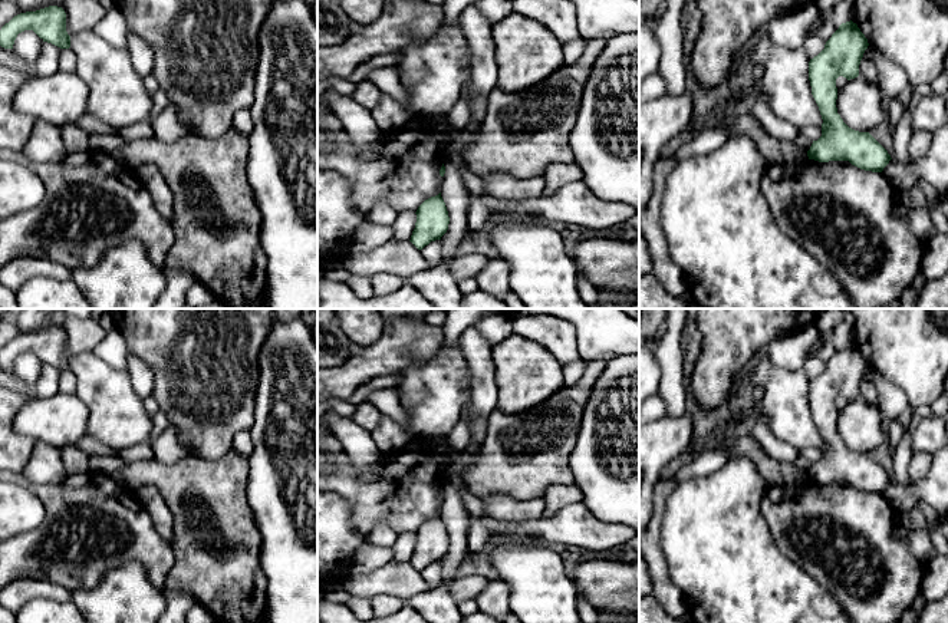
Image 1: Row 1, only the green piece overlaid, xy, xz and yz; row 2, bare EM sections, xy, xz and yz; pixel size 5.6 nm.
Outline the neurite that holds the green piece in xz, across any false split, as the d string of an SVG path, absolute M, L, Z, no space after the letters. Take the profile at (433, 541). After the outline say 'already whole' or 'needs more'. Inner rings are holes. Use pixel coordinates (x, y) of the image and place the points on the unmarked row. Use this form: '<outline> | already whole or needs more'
M441 514L425 521L415 535L417 544L409 563L418 571L422 571L431 563L441 561L447 554L450 538Z | already whole

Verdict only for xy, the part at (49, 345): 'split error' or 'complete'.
complete

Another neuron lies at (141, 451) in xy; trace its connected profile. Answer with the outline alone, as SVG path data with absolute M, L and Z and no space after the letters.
M151 442L136 444L124 449L116 449L116 455L125 462L136 462L154 458Z

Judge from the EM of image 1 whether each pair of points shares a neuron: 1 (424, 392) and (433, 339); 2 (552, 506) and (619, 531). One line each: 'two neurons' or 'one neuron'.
1: two neurons
2: two neurons

